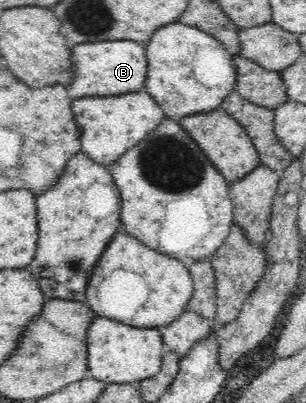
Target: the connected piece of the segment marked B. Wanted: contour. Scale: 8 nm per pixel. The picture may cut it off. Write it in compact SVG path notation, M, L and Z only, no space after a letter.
M121 40L93 42L93 44L73 44L71 52L75 58L77 78L67 88L71 98L111 97L112 95L135 93L146 86L149 61L145 44L135 41Z

